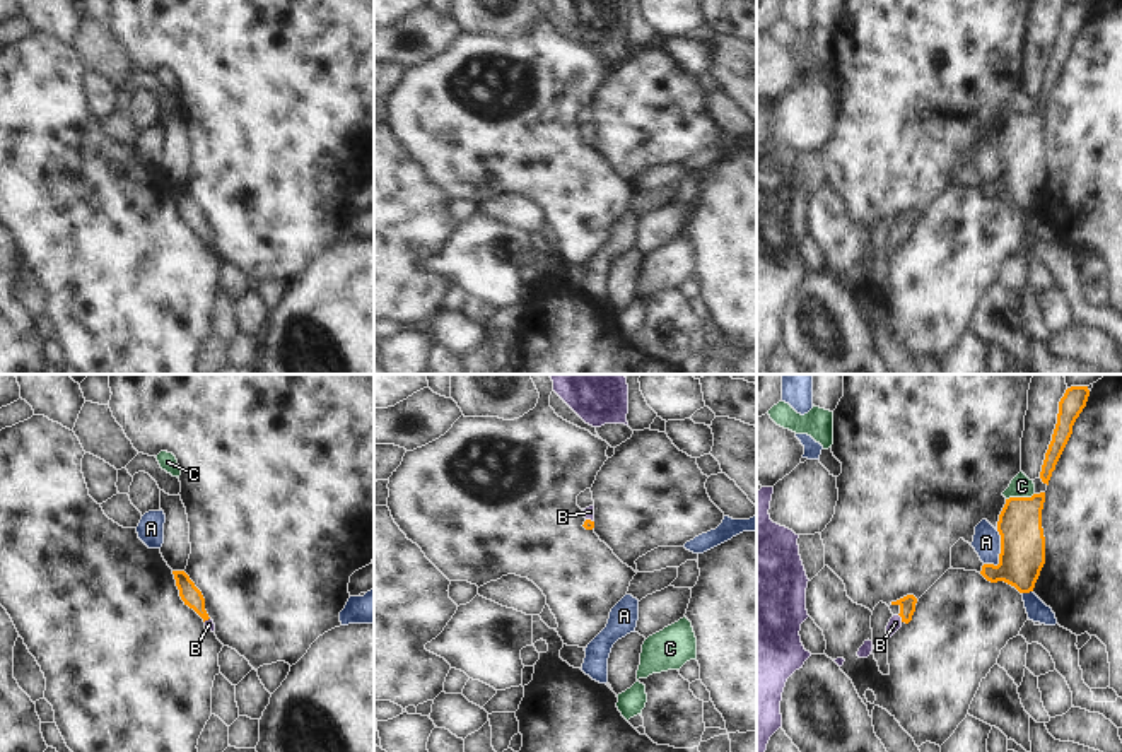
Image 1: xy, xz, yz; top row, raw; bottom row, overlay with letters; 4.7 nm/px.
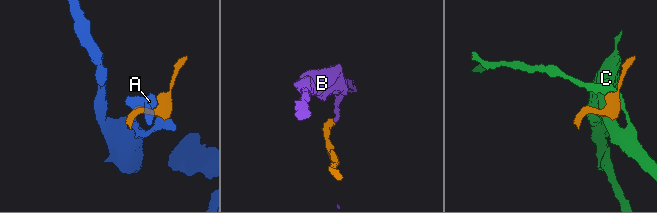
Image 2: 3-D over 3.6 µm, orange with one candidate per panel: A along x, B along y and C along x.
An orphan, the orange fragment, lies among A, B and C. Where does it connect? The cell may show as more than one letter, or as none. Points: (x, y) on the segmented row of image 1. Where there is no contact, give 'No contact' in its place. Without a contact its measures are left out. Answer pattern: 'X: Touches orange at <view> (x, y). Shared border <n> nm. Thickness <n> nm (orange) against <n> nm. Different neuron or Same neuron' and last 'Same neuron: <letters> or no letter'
A: Touches orange at yz (999, 554). Shared border 180 nm. Thickness 220 nm (orange) against 130 nm. Different neuron
B: Touches orange at yz (900, 616). Shared border 40 nm. Thickness 80 nm (orange) against 60 nm. Same neuron
C: Touches orange at yz (1020, 498). Shared border 140 nm. Thickness 200 nm (orange) against 100 nm. Different neuron
Same neuron: B

